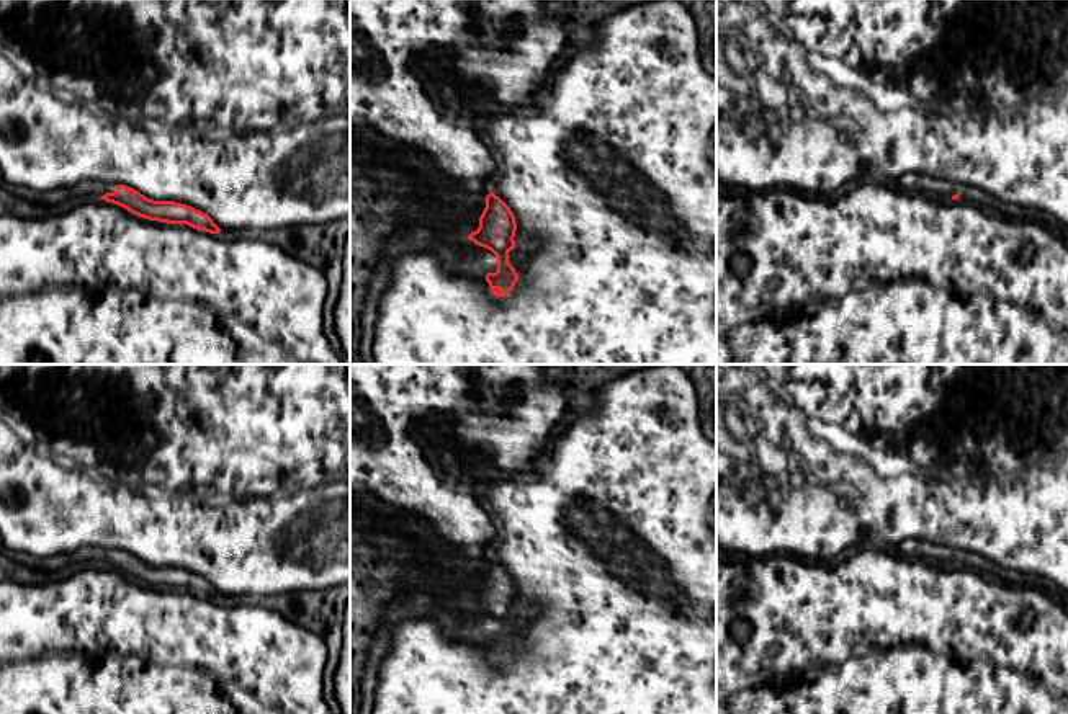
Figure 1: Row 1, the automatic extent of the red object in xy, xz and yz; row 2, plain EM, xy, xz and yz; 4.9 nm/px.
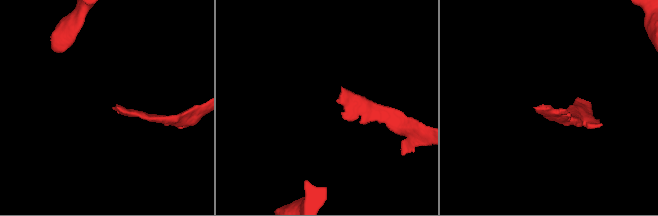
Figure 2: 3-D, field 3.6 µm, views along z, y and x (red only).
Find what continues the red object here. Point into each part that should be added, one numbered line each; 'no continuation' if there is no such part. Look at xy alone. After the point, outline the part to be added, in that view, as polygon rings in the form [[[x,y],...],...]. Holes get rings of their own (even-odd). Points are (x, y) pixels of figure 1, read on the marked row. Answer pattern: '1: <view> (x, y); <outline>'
1: xy (98, 190); [[[110,183],[110,185],[96,185],[96,186],[90,186],[90,191],[92,194],[95,194],[96,198],[101,198],[103,194],[106,193],[114,193],[116,191],[116,186],[114,183]]]

